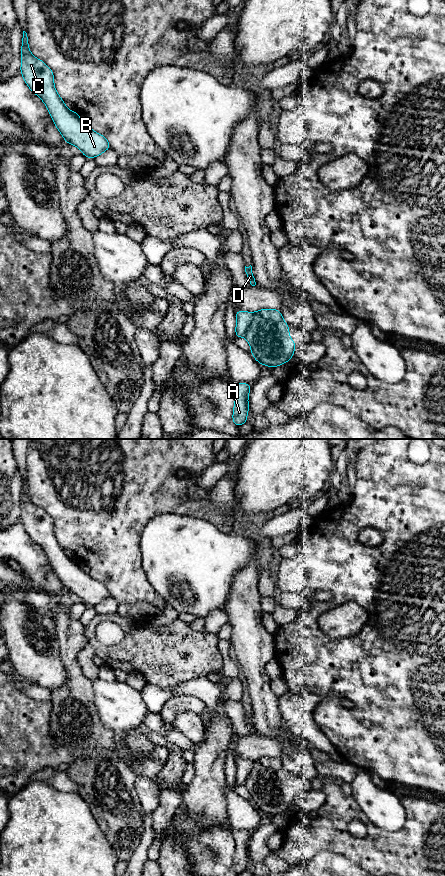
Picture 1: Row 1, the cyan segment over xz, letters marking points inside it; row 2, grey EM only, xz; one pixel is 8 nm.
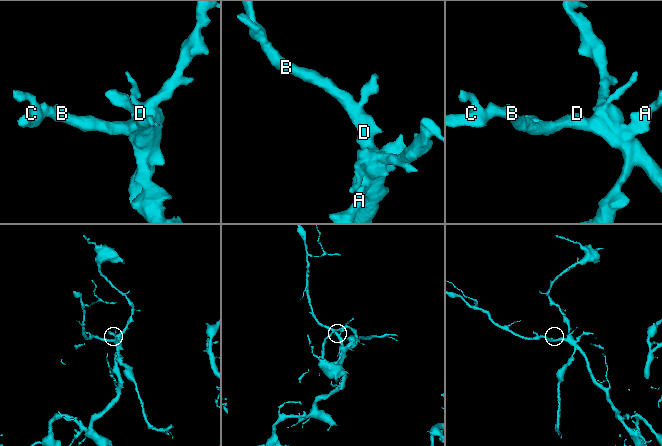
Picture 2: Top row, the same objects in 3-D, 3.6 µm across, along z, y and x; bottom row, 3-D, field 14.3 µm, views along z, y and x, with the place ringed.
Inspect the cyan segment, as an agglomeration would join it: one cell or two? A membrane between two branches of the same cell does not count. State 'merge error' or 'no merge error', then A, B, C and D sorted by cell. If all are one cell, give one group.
merge error; A / B C D

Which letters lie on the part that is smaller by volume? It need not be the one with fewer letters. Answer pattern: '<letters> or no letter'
A

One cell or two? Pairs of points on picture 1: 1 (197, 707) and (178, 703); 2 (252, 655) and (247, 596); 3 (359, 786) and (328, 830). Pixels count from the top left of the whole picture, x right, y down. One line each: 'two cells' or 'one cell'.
1: one cell
2: one cell
3: two cells

